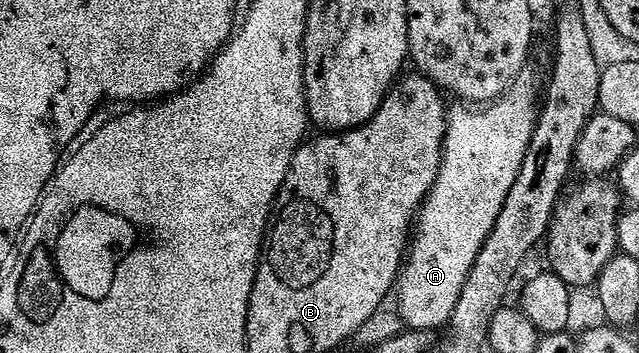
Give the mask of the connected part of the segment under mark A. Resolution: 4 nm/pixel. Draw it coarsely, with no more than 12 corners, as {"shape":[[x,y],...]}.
{"shape":[[525,70],[457,102],[395,285],[414,332],[448,325],[519,178]]}

